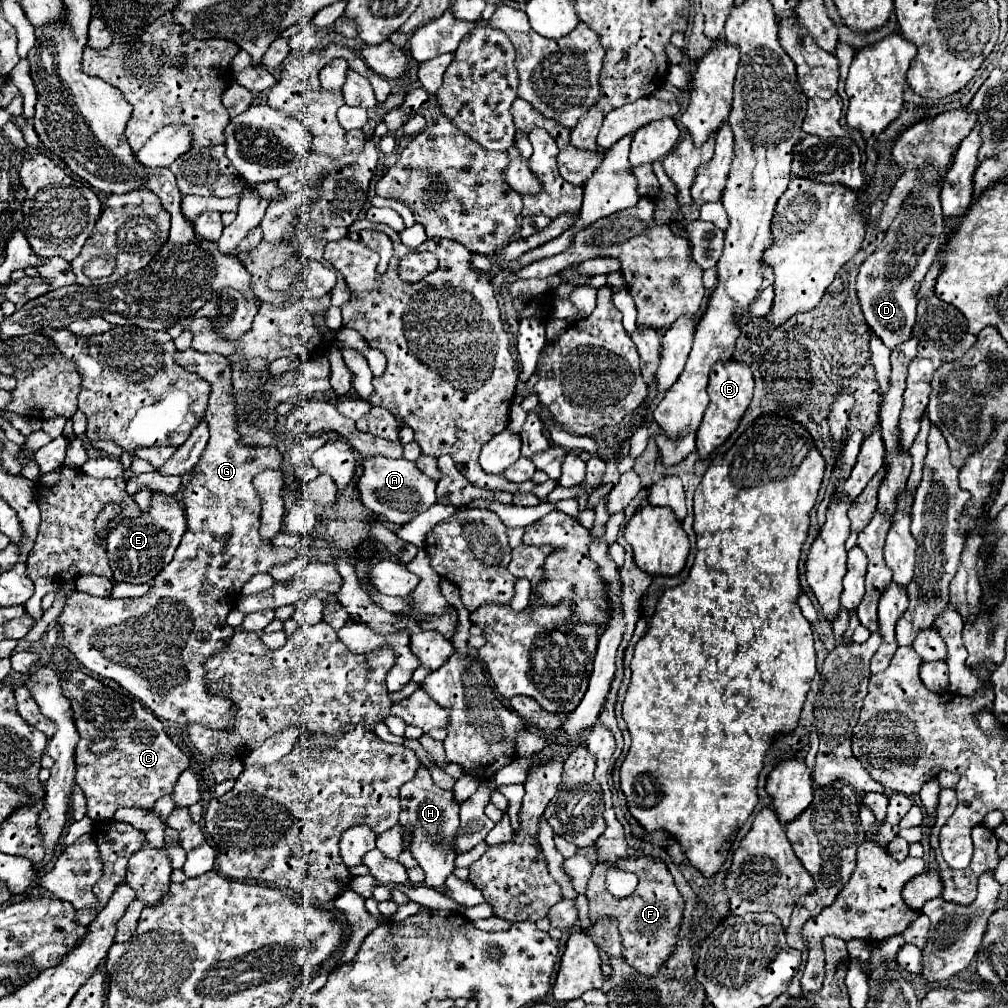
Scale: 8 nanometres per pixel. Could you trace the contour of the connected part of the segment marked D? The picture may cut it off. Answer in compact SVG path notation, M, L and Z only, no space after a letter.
M967 108L951 110L909 126L893 146L895 164L899 164L901 170L915 168L921 172L921 176L917 176L917 188L913 188L913 192L909 192L909 196L905 198L905 204L887 230L883 242L861 264L857 276L857 298L865 322L891 350L911 338L911 330L915 324L917 290L929 266L937 260L941 234L945 232L945 220L939 202L943 180L941 174L949 168L949 164L953 162L953 152L959 148L961 140L973 130L975 124L977 118L975 114L971 116Z

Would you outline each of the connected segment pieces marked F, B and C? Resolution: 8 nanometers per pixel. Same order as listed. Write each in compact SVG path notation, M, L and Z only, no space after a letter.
M647 856L617 860L617 868L639 876L637 890L623 900L613 898L605 888L607 868L609 868L609 864L605 864L605 862L595 864L595 868L593 868L593 874L591 874L591 880L589 880L589 886L585 892L585 896L589 900L589 920L597 922L599 918L615 918L619 922L619 934L623 940L623 958L639 972L653 976L653 974L657 974L659 966L675 950L677 930L679 930L679 924L683 918L683 898L681 898L679 890L675 888L673 876L669 874L667 866L661 860L647 858Z
M727 360L727 362L717 362L713 366L713 372L709 376L709 406L705 410L703 422L697 430L697 454L701 460L705 460L715 448L719 448L739 426L739 420L743 418L751 398L753 398L753 374L751 368L743 362Z
M79 670L63 672L61 688L71 700L73 722L81 738L75 748L77 786L87 798L91 820L111 820L119 808L153 808L161 796L173 792L179 774L189 766L189 758L171 742L159 718L135 698Z

